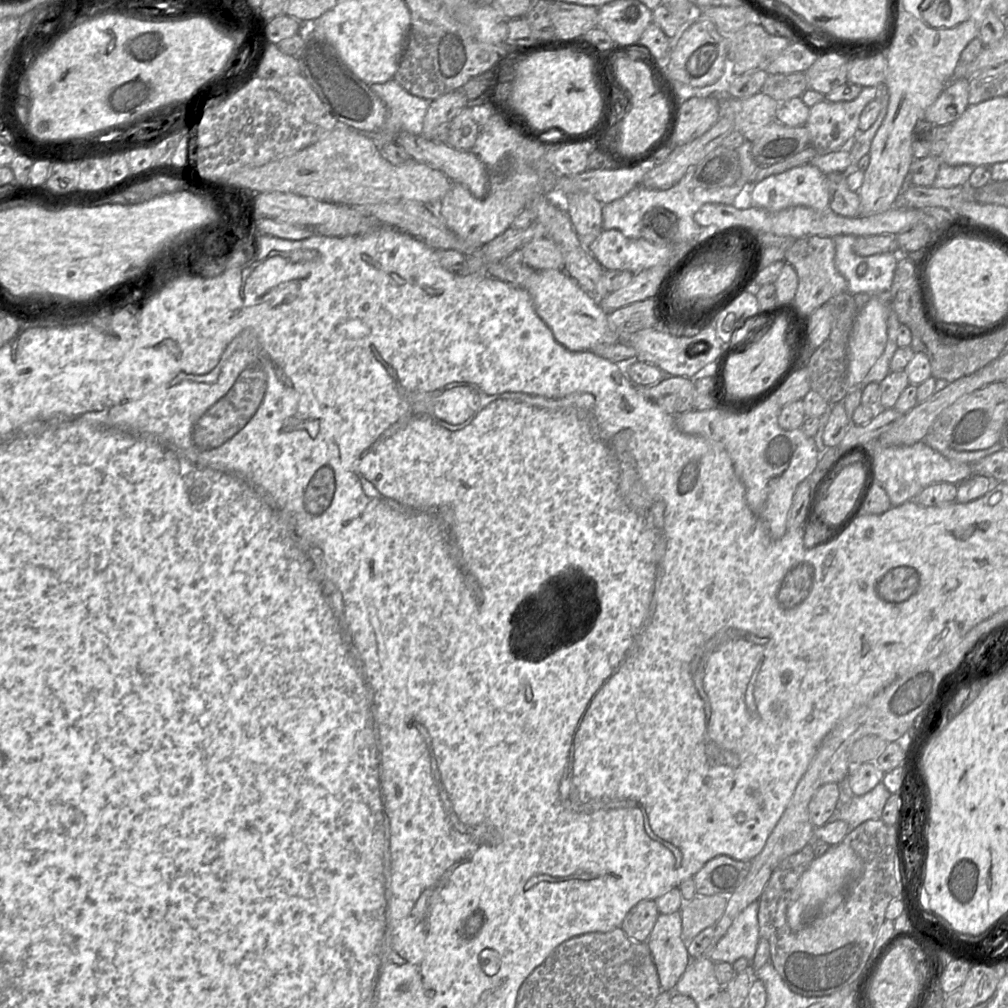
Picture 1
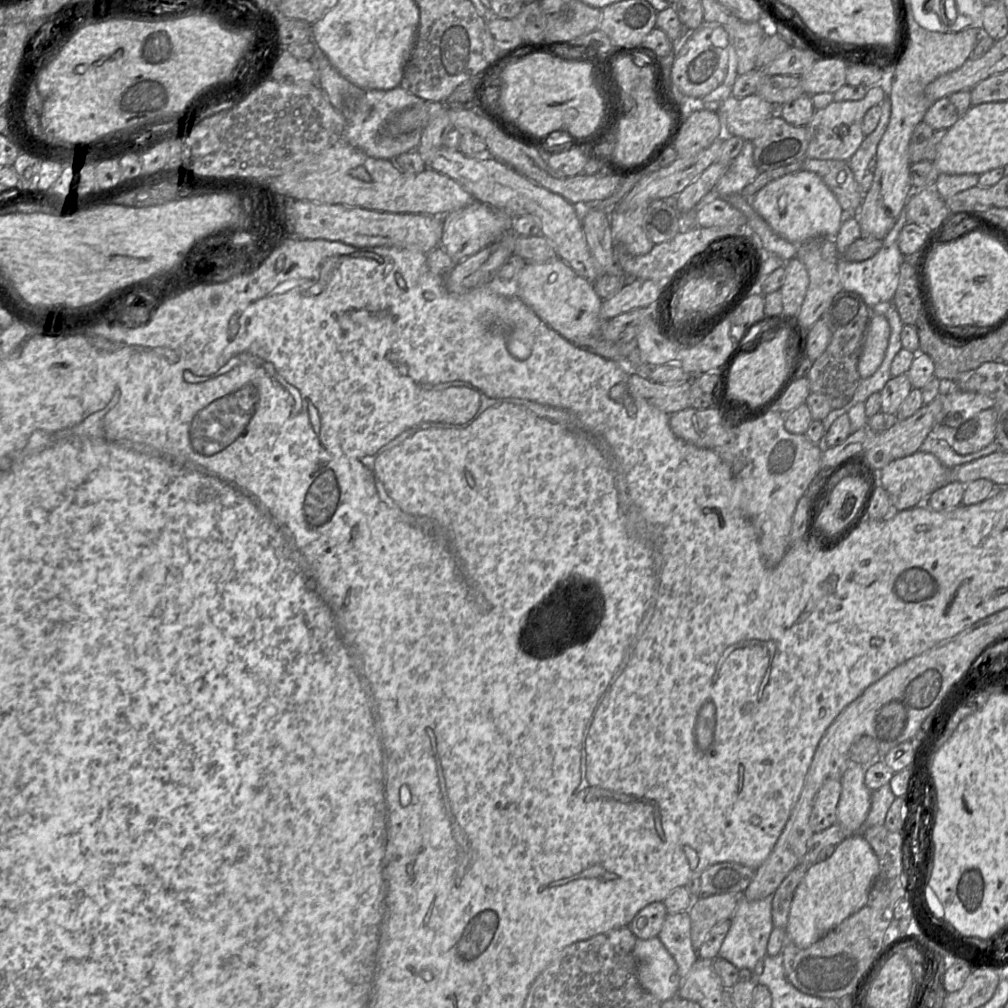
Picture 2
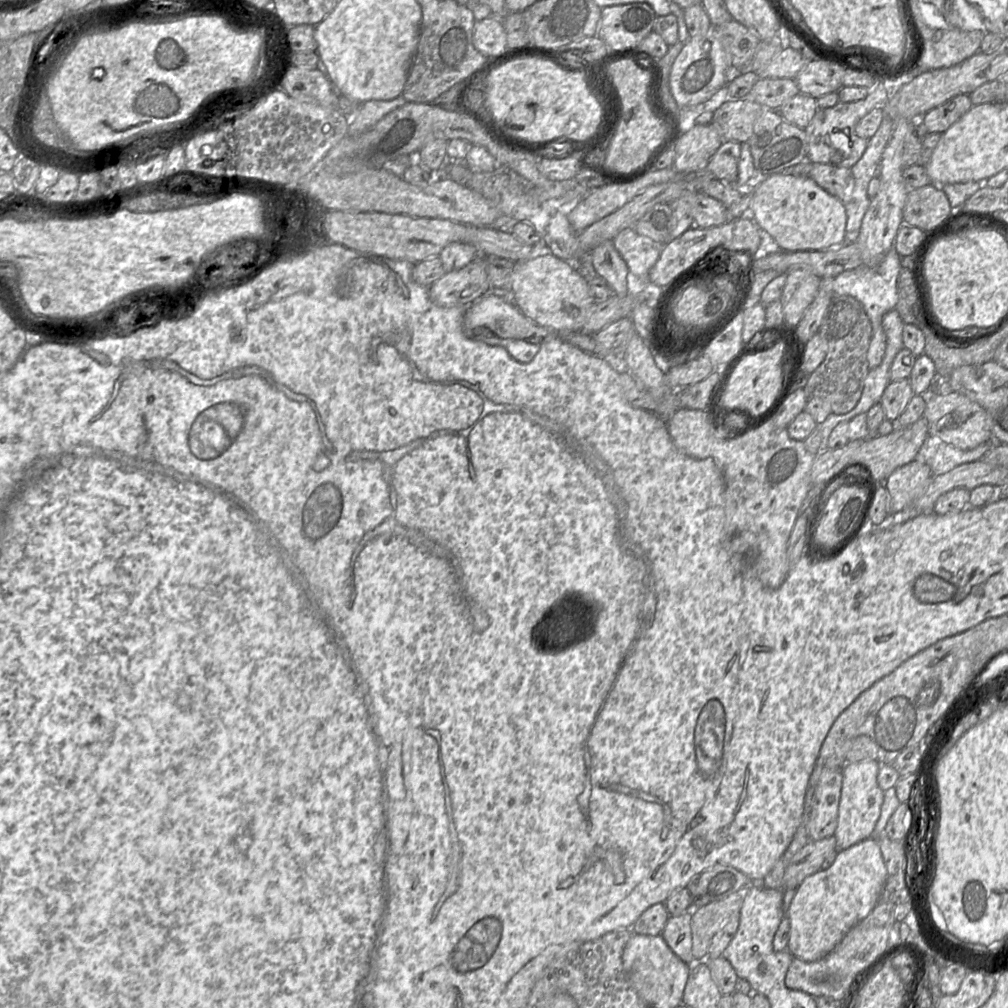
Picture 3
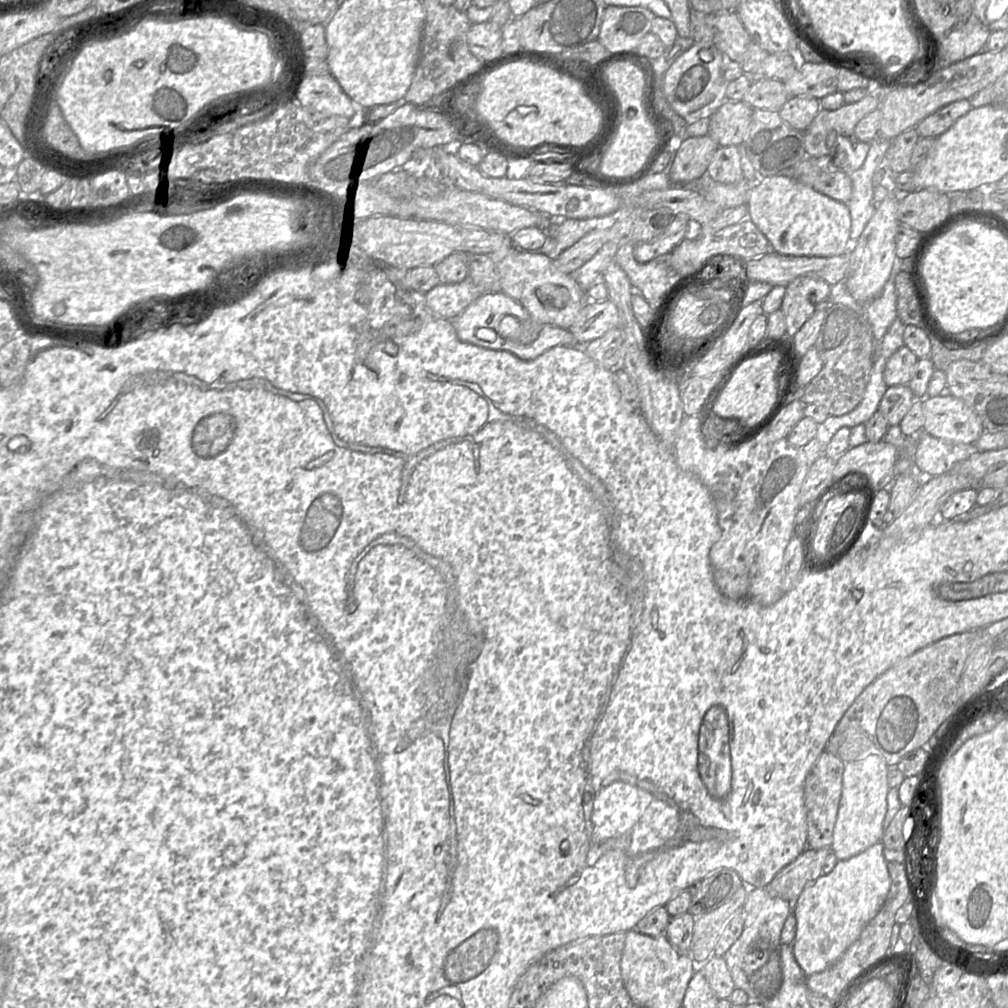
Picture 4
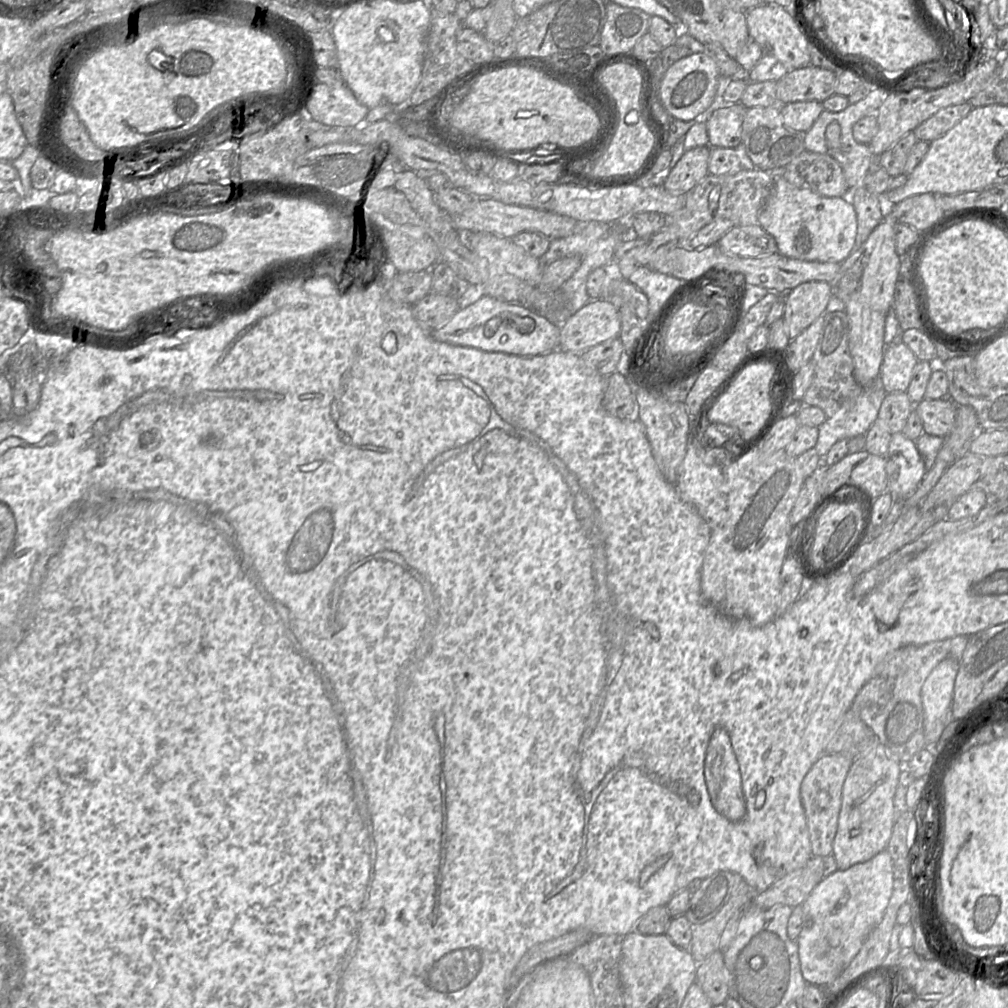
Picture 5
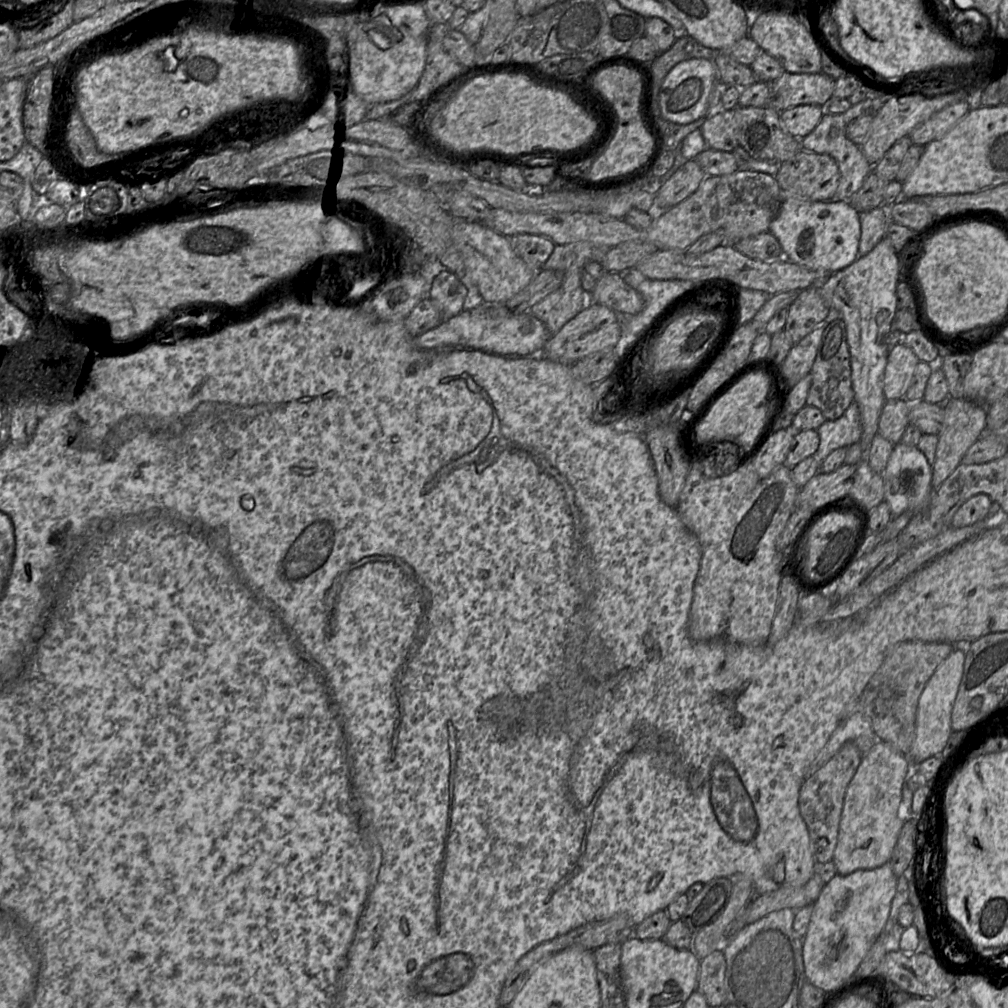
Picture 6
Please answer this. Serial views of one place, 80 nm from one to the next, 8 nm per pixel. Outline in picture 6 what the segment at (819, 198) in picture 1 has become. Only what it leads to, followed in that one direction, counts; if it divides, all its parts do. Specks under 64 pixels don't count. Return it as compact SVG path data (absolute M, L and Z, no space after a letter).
M786 198L768 231L778 240L784 258L819 273L833 274L858 258L861 233L859 212L849 201Z

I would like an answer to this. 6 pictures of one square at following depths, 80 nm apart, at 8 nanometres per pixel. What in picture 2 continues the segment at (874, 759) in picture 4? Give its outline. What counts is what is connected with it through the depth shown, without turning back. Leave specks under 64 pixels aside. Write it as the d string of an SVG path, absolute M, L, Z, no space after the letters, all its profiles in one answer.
M850 765L841 778L842 790L837 805L837 824L846 837L861 831L870 806L872 792L864 782L866 766Z

